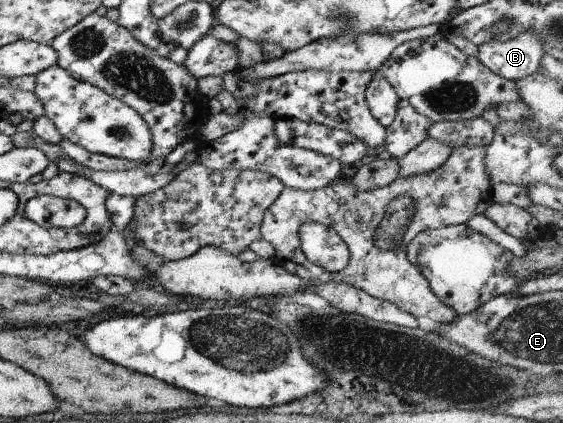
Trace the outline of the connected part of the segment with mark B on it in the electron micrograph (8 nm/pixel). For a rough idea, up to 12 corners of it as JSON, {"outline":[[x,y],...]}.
{"outline":[[527,30],[482,44],[477,57],[516,82],[538,71],[543,34]]}

